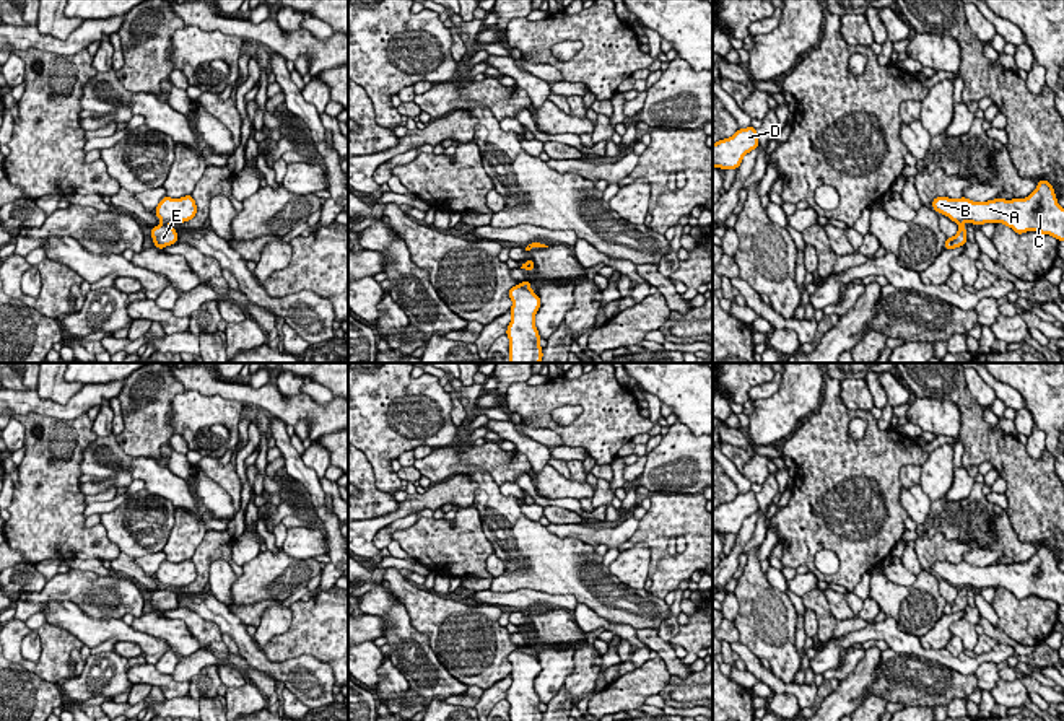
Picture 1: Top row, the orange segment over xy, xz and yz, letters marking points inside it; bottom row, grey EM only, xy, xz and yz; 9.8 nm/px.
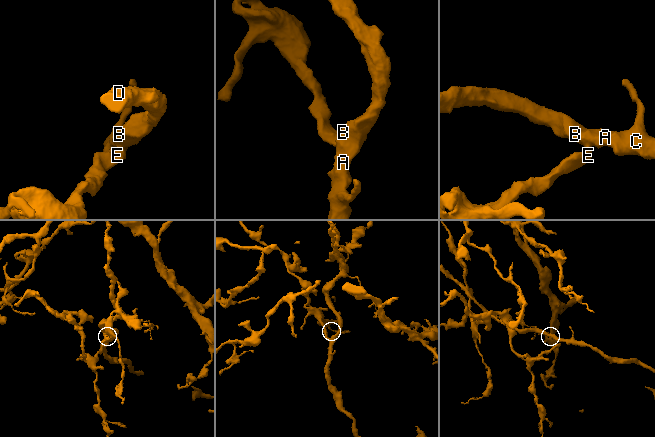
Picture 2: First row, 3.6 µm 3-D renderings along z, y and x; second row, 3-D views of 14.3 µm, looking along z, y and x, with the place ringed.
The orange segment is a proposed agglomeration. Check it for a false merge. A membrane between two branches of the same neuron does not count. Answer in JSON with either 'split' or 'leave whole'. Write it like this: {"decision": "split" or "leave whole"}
{"decision": "split"}

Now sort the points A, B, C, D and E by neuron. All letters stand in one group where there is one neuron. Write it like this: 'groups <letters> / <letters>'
groups A B C D / E

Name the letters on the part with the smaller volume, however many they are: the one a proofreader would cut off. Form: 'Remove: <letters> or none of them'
Remove: A, B, C, D

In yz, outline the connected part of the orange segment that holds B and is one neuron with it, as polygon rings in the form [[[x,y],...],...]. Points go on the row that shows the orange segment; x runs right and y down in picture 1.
[[[1048,179],[1038,181],[1036,189],[1025,199],[994,199],[973,202],[966,197],[957,200],[935,197],[932,208],[952,221],[981,226],[1002,223],[1017,234],[1036,231],[1064,241],[1064,208],[1057,203],[1056,192]]]

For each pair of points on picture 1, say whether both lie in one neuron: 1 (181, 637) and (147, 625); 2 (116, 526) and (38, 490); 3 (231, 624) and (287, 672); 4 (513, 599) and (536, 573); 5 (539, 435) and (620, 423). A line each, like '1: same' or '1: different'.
1: same
2: different
3: same
4: different
5: different

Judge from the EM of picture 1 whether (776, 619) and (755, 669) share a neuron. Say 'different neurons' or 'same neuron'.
different neurons

